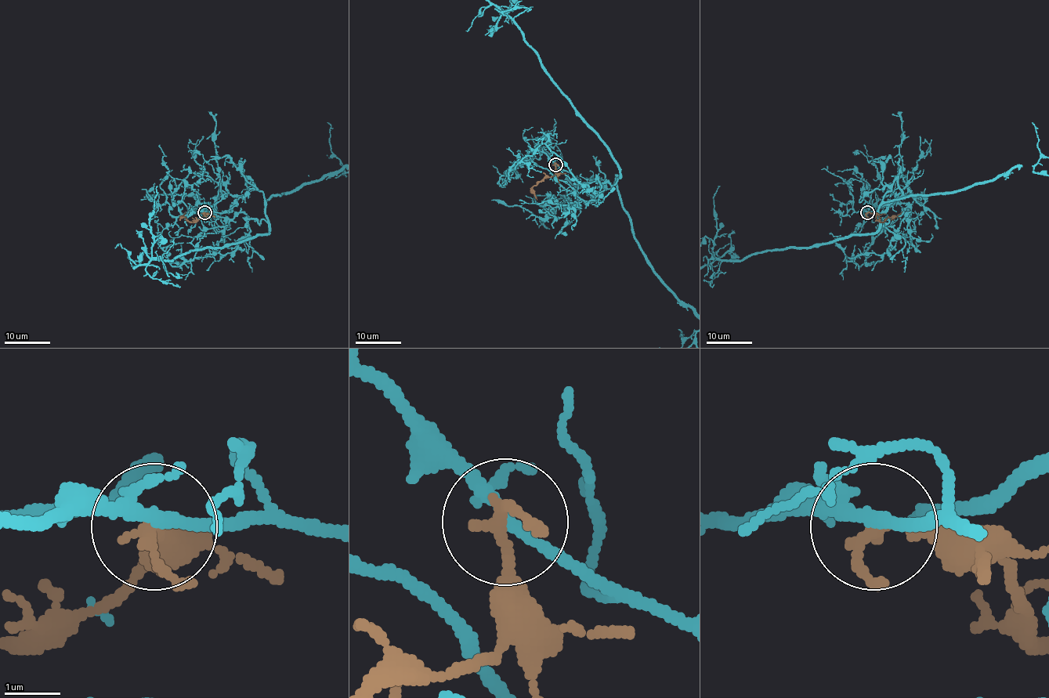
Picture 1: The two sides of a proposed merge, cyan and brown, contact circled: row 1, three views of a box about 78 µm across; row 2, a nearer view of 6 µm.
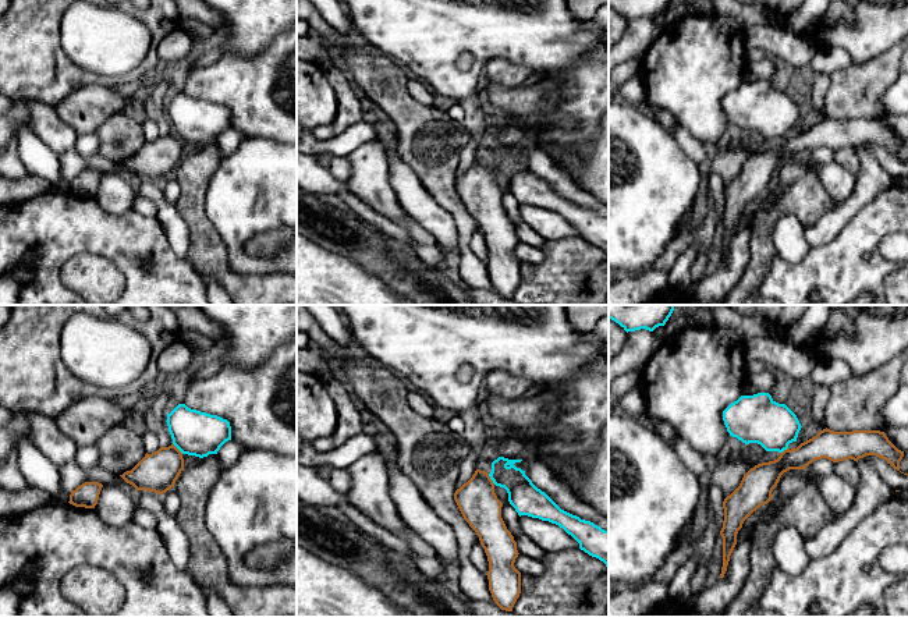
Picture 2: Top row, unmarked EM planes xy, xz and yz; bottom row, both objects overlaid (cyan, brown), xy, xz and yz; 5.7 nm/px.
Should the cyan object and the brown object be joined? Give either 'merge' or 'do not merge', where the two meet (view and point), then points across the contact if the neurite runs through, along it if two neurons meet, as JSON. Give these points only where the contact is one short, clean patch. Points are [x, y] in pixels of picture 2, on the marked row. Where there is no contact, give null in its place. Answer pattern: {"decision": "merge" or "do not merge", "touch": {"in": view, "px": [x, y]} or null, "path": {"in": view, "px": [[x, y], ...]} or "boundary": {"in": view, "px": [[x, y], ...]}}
{"decision": "do not merge", "touch": {"in": "xz", "px": [490, 478]}, "boundary": {"in": "xz", "px": [[488, 474], [495, 483]]}}

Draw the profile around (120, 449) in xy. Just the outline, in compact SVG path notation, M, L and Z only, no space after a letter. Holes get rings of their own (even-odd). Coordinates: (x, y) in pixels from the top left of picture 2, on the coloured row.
M125 425L111 428L95 447L99 450L99 467L114 475L131 471L146 454L142 436Z

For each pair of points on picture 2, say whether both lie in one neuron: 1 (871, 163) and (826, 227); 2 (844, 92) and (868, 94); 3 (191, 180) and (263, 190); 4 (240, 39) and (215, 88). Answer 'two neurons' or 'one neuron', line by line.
1: one neuron
2: one neuron
3: two neurons
4: two neurons

